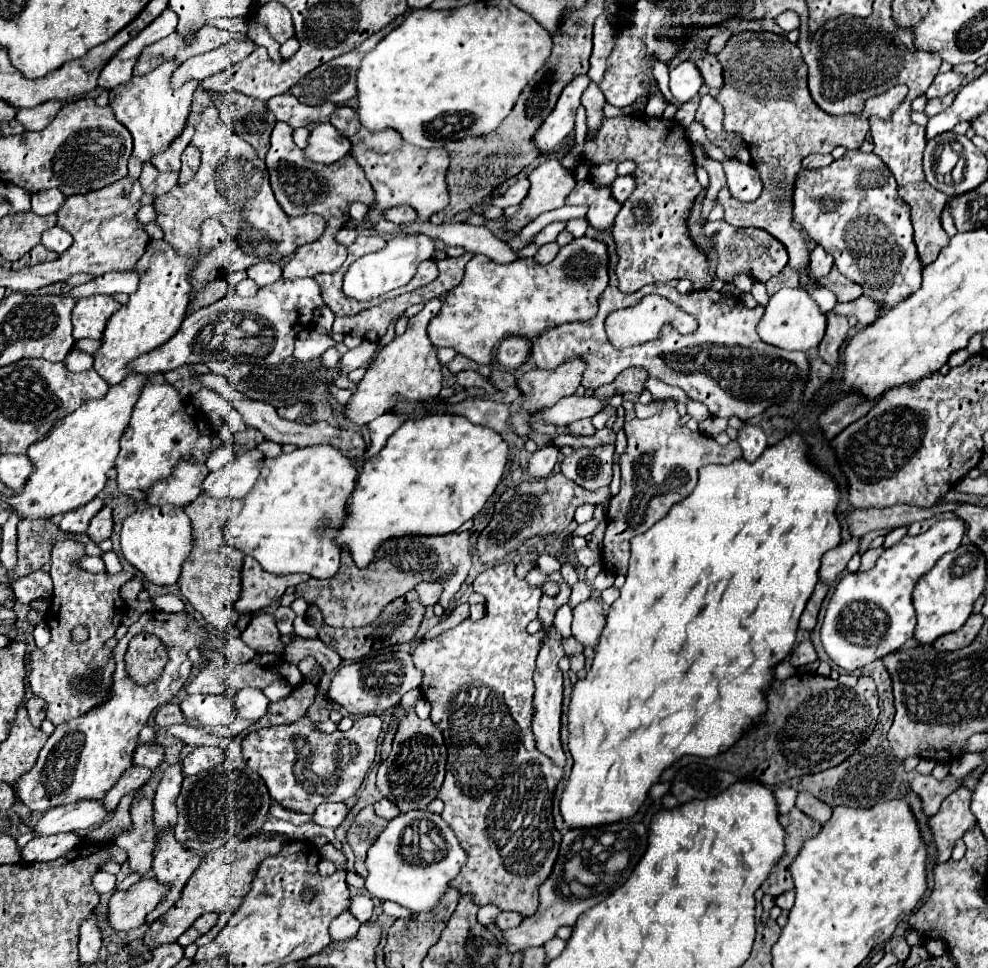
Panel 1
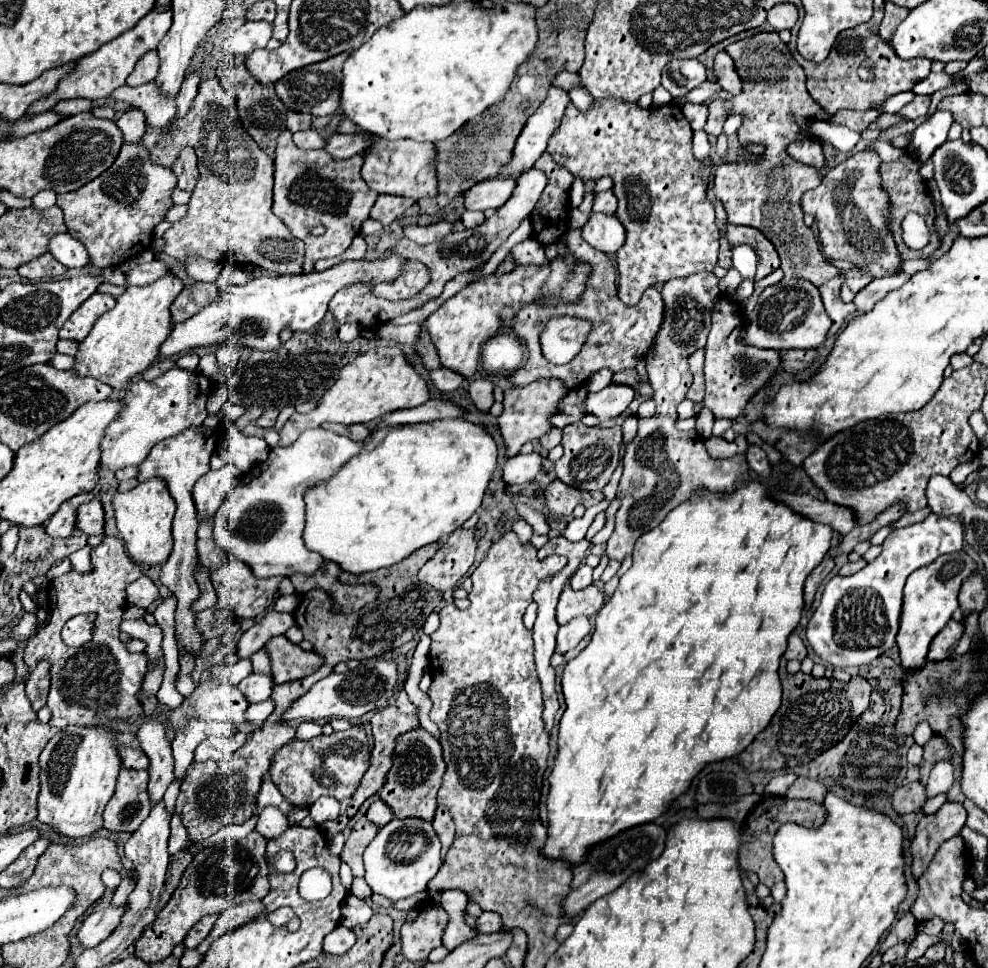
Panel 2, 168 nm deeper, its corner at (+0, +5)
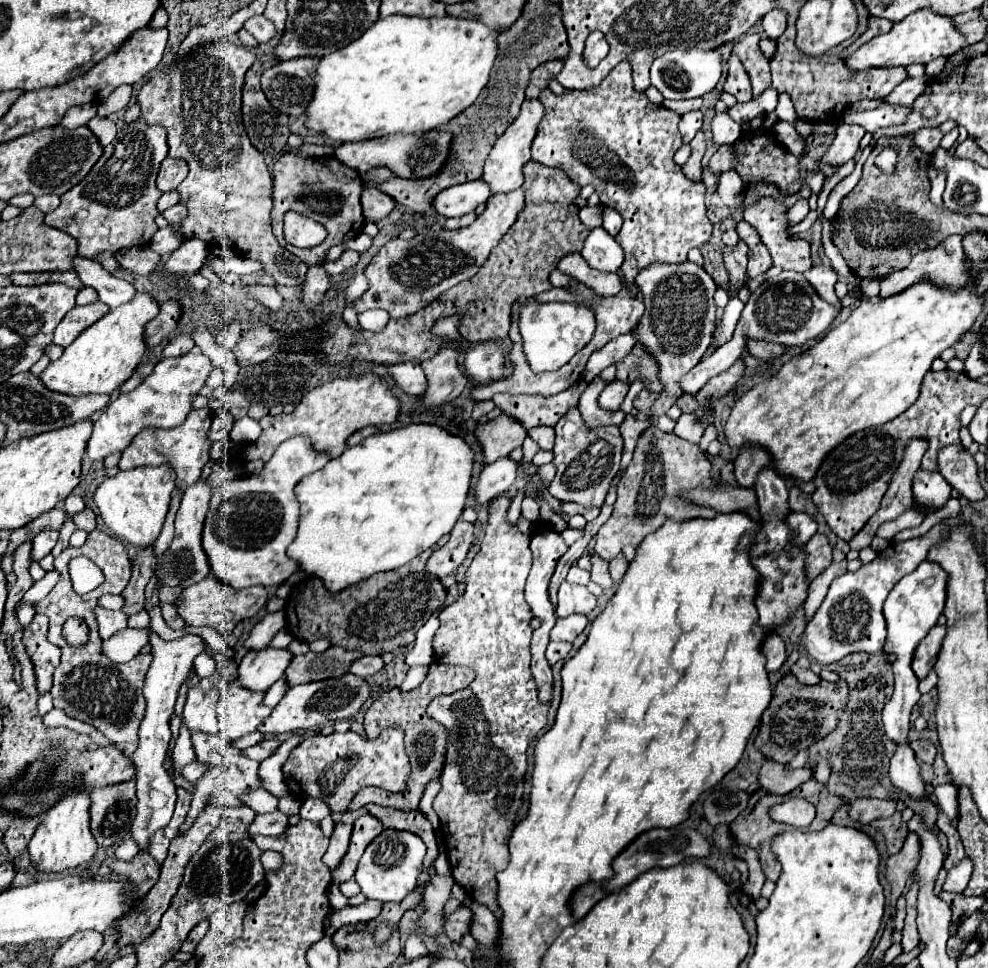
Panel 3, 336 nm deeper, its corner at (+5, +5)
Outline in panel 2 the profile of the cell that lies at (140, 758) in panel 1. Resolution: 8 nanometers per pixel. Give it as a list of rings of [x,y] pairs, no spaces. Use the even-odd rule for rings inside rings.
[[[118,746],[118,754],[120,754],[120,762],[124,768],[128,770],[148,770],[148,756],[142,750],[130,748],[130,746]]]

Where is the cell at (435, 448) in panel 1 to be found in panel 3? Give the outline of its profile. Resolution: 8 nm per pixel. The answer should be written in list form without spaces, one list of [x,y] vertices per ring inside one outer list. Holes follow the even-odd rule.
[[[419,422],[371,434],[295,486],[301,516],[297,538],[287,548],[287,554],[299,562],[301,570],[319,576],[331,592],[339,592],[375,572],[395,570],[453,530],[469,496],[473,464],[475,450],[465,438],[437,424]]]

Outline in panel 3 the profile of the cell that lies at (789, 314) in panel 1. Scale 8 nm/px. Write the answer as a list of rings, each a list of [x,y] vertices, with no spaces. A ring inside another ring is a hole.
[[[783,270],[773,280],[765,280],[749,296],[731,340],[721,348],[717,348],[717,352],[713,352],[707,360],[699,362],[691,372],[687,372],[687,376],[683,376],[681,380],[681,388],[687,394],[695,396],[709,378],[721,374],[737,358],[741,358],[741,354],[747,350],[747,344],[751,340],[765,340],[765,342],[775,342],[785,346],[803,346],[809,340],[819,338],[829,328],[835,316],[837,316],[837,310],[817,296],[815,288],[803,278],[803,274],[797,274],[793,270]]]

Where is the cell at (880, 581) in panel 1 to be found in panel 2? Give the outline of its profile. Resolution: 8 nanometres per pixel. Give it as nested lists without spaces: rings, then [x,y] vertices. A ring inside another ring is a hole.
[[[930,514],[924,522],[892,530],[882,544],[882,554],[852,576],[834,576],[822,594],[820,606],[806,626],[806,640],[812,650],[834,668],[860,668],[884,654],[896,644],[896,626],[902,606],[902,588],[906,578],[940,554],[962,548],[964,530],[954,516]]]

